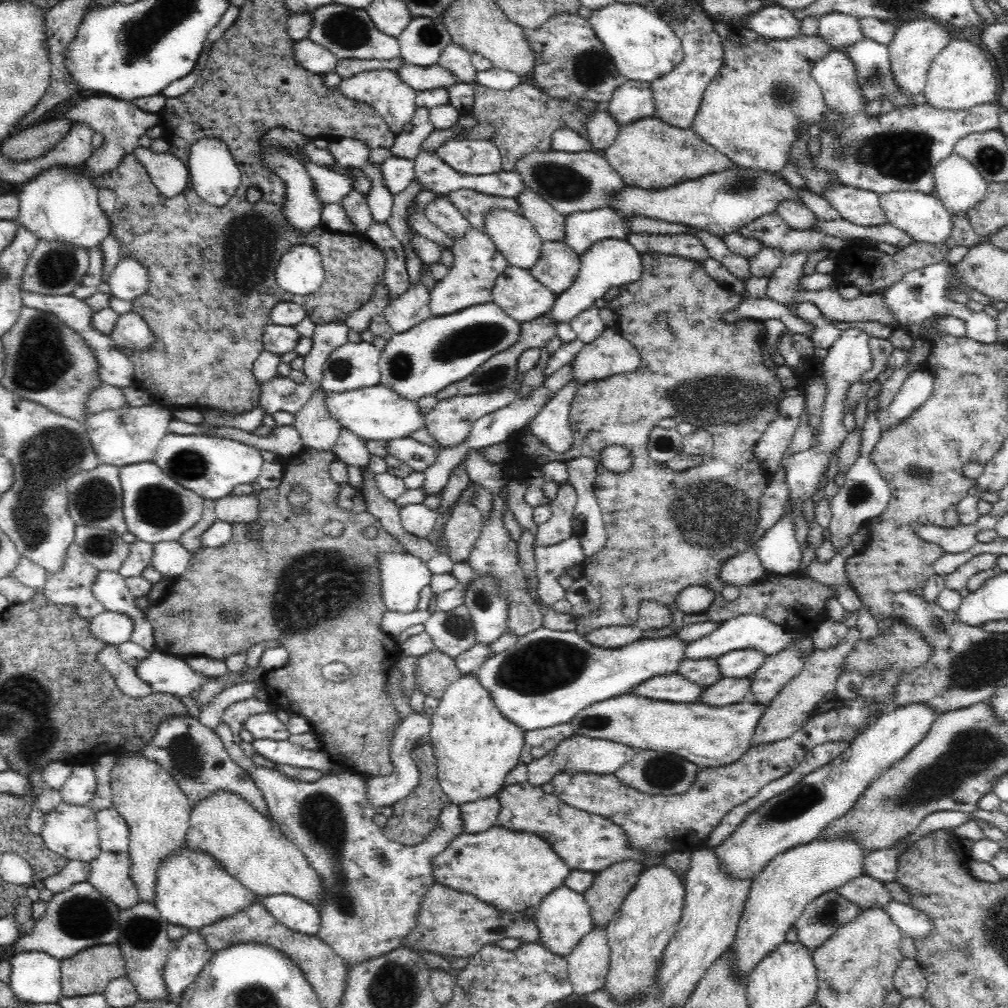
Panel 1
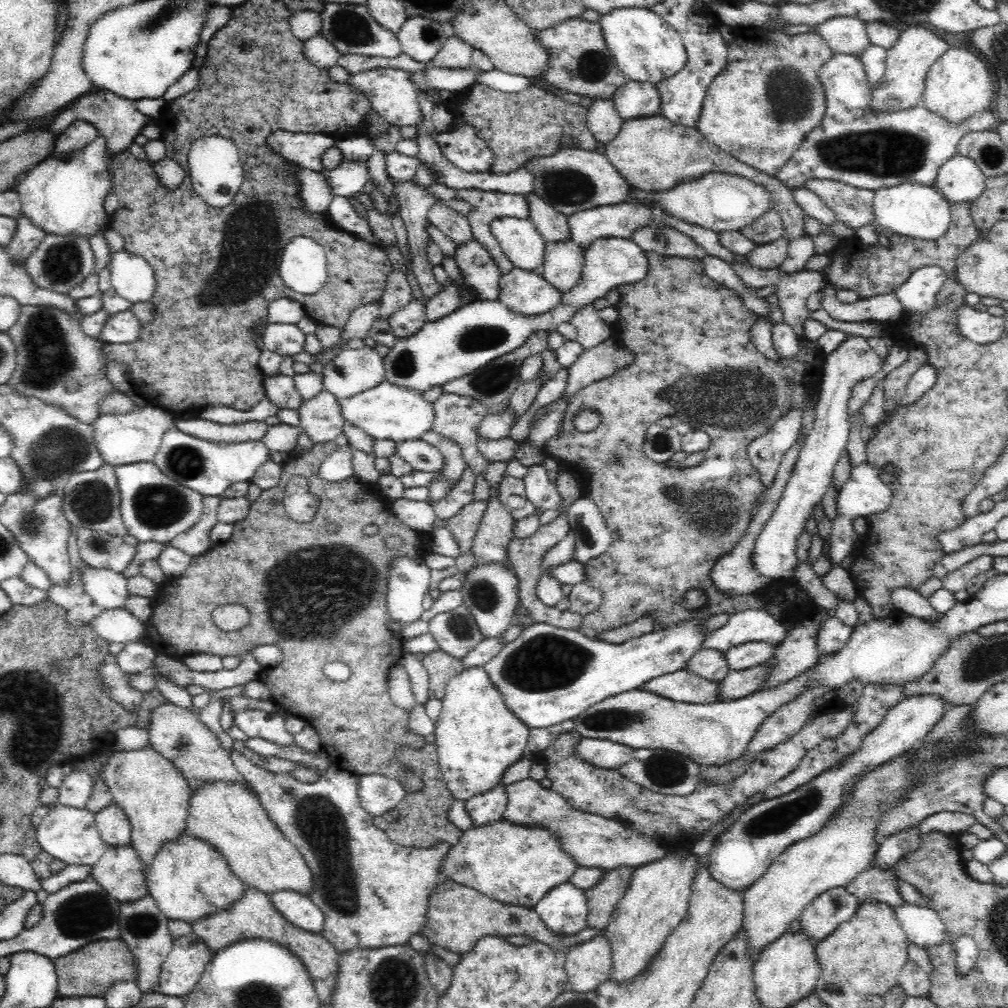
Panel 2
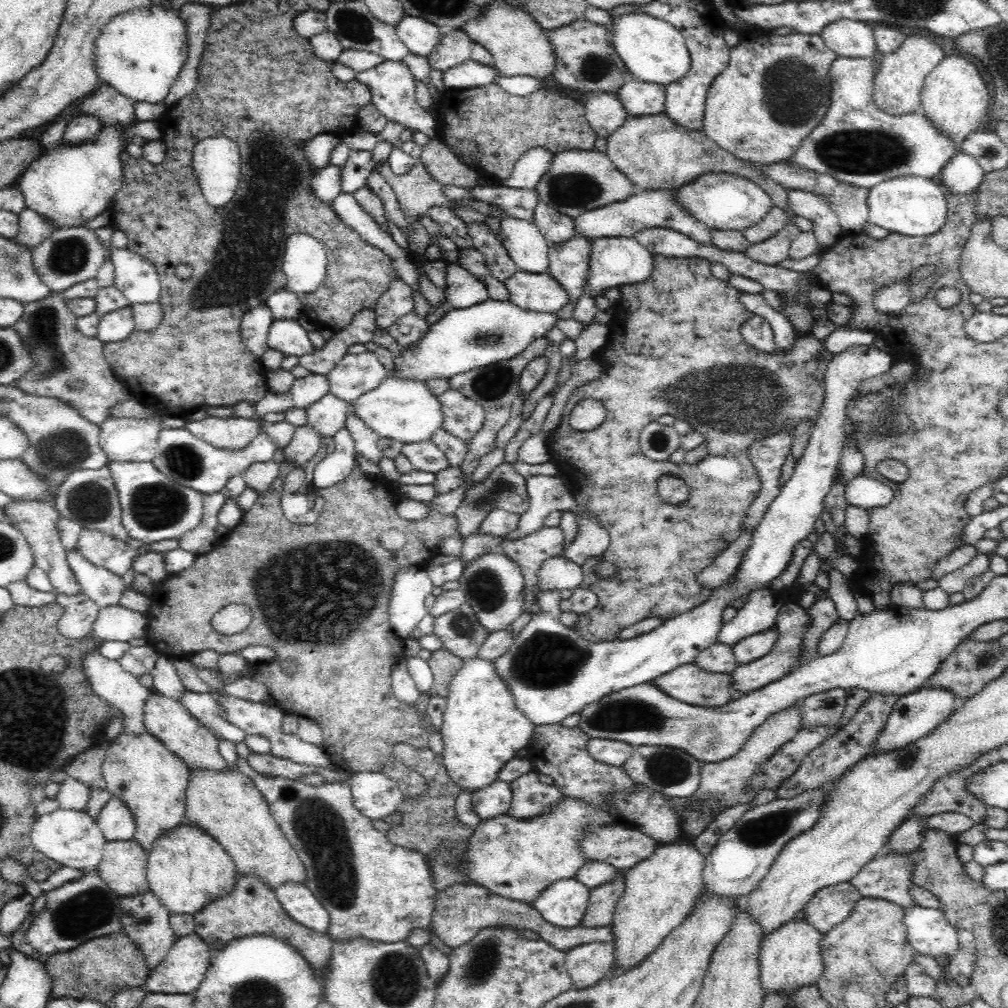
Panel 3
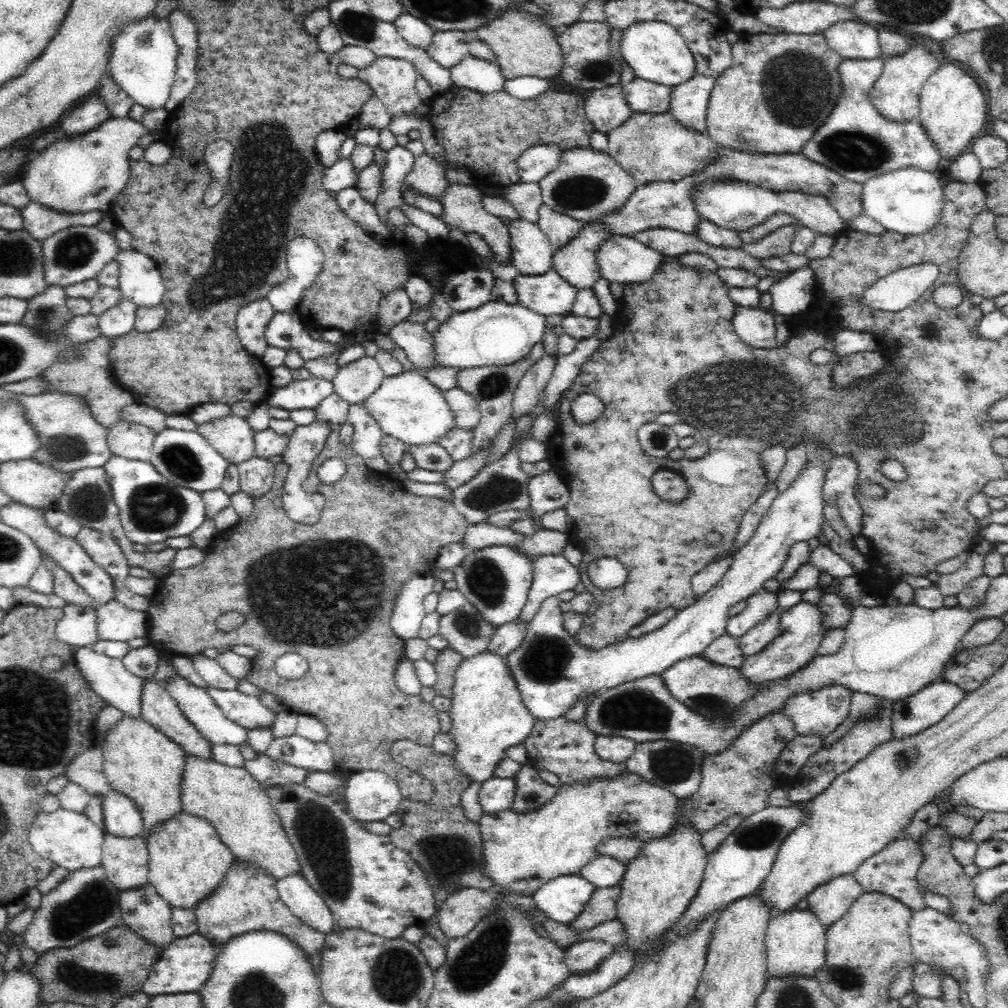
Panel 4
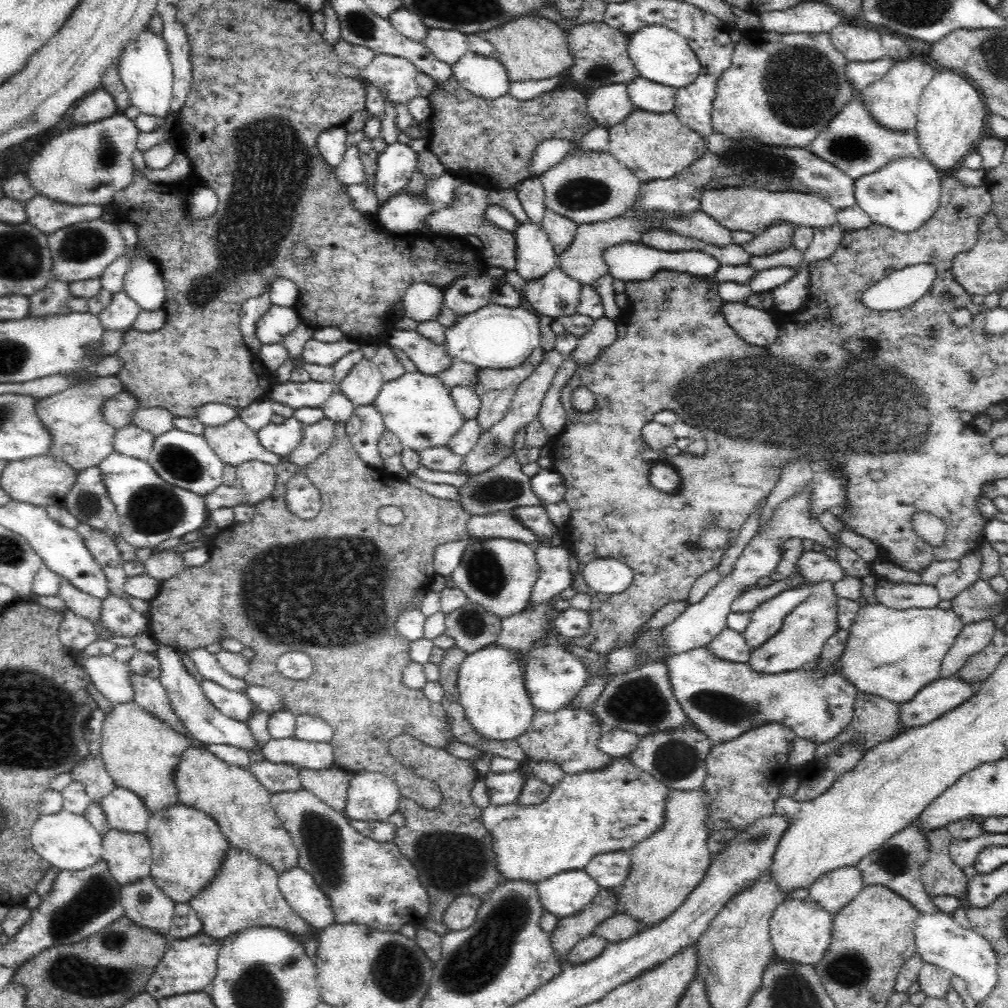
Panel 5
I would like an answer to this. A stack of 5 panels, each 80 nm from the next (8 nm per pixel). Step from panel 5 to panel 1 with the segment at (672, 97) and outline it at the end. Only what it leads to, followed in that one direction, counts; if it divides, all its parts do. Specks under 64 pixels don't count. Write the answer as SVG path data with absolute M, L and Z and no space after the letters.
M632 80L619 86L606 107L620 127L654 117L656 112L654 93L649 83Z

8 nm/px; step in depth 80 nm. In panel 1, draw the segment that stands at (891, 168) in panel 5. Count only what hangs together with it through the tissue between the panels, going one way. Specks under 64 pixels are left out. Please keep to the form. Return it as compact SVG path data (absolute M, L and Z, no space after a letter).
M894 190L894 192L888 192L888 194L880 194L878 203L880 203L882 213L886 215L886 223L893 224L894 227L912 237L913 240L940 244L950 236L951 214L932 191L926 194L921 190Z

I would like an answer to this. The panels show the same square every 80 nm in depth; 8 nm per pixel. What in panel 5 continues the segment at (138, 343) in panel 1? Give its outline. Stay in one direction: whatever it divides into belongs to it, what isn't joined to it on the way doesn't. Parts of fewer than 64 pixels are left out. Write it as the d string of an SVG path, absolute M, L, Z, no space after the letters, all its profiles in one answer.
M121 291L112 295L112 301L100 312L99 318L105 331L126 331L133 327L140 312L134 299Z

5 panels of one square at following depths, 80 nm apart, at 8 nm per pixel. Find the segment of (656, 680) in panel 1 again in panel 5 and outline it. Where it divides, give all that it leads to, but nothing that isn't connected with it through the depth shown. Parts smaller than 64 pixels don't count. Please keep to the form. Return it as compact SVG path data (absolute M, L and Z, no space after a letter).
M840 629L835 632L824 645L820 658L813 664L796 670L786 672L756 672L748 662L732 662L724 660L712 654L709 644L690 648L686 652L674 654L667 659L668 675L672 683L673 693L679 702L686 717L693 723L693 726L701 730L713 743L713 746L720 745L734 740L743 732L766 723L778 723L792 732L796 737L814 741L814 744L828 742L838 736L854 718L855 700L860 693L858 688L839 670L837 662L845 651L849 630Z

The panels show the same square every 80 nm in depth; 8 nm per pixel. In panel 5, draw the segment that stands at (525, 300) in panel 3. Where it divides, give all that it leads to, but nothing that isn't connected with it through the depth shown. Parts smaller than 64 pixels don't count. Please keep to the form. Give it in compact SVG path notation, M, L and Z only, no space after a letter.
M556 266L541 279L526 282L523 288L524 299L540 315L559 320L578 314L583 286Z

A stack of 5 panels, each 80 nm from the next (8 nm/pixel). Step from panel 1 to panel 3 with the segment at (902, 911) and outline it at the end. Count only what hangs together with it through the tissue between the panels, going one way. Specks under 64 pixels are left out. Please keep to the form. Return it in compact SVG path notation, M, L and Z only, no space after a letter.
M918 905L905 912L907 937L915 953L950 960L963 947L959 944L957 928L948 923L940 910Z

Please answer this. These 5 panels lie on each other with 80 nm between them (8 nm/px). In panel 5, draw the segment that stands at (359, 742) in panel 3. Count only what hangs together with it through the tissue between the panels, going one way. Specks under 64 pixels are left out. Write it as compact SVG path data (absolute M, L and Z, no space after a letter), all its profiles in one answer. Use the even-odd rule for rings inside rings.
M337 422L335 424L336 440L332 442L332 446L328 448L324 454L320 454L318 458L308 462L308 464L296 466L288 460L281 460L274 465L276 475L275 489L270 496L255 504L255 513L249 521L234 524L228 528L215 534L214 538L208 544L211 551L211 557L206 564L199 567L188 567L184 572L180 572L176 578L168 580L161 584L158 594L149 601L151 606L151 617L149 618L149 631L152 638L160 645L167 644L181 650L194 650L194 648L205 648L206 644L214 644L220 642L220 636L233 636L239 640L244 646L254 650L254 656L249 662L249 671L245 676L248 685L258 684L258 686L267 686L270 690L274 690L279 696L283 708L290 711L294 716L309 714L320 716L333 728L334 737L331 740L331 746L334 748L332 756L332 766L348 771L352 774L376 773L384 774L391 778L397 784L398 791L403 801L413 802L417 807L425 810L437 811L444 800L444 795L440 788L429 779L421 779L420 777L409 772L404 766L398 764L397 760L390 754L389 744L395 735L412 735L428 746L435 748L446 748L449 746L455 736L452 734L450 722L444 707L429 699L423 689L412 690L402 682L403 668L406 668L413 660L409 655L410 641L404 638L398 631L395 622L398 620L400 613L409 611L410 609L420 609L422 598L433 582L436 575L432 564L434 550L440 545L456 542L466 539L469 536L467 531L471 514L466 512L458 501L440 500L439 498L430 496L427 492L414 488L405 479L395 478L384 468L378 468L366 464L356 453L351 442L350 436L346 435L345 422ZM302 473L302 476L308 477L308 480L318 489L320 493L320 510L312 520L304 520L298 518L293 512L290 512L286 502L286 483L296 474ZM392 504L397 506L405 514L405 519L397 527L384 526L378 521L378 508ZM292 650L302 650L306 652L312 662L314 662L314 672L312 676L304 680L290 680L280 674L277 667L277 658L285 652Z

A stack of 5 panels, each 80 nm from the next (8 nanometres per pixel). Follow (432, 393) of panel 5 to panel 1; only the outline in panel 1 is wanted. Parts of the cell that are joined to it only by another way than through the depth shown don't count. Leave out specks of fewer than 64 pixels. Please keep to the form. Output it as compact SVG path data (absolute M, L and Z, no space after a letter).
M382 383L343 393L327 393L325 405L343 429L366 441L383 440L391 443L400 438L410 438L414 432L426 428L426 414L420 412L417 400L402 398Z

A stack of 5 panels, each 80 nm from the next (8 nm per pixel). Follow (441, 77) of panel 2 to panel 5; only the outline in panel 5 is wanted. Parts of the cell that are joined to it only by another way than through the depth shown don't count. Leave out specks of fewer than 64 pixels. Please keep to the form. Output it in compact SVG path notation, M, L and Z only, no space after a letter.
M468 51L453 64L453 76L471 94L483 100L498 100L510 92L506 68L497 58Z

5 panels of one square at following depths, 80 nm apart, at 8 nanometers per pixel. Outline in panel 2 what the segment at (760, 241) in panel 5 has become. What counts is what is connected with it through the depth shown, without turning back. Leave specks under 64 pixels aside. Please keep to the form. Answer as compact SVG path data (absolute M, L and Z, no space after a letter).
M661 114L630 119L624 121L618 134L605 144L604 154L617 171L629 181L633 189L647 193L661 193L676 188L683 182L690 182L713 172L740 175L753 180L756 184L761 184L769 192L772 206L783 220L784 232L782 236L770 242L756 245L746 254L745 259L754 268L762 270L780 268L786 260L789 244L805 234L804 221L802 221L805 216L804 211L796 205L792 191L785 184L775 176L739 162L737 158L710 142L697 128L676 124Z

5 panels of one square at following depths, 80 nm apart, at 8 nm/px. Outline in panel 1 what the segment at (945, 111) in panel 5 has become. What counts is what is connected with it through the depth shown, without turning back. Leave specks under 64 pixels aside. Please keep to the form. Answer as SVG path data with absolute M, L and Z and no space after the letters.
M952 39L931 62L923 96L931 107L958 112L981 104L995 103L998 84L980 45Z

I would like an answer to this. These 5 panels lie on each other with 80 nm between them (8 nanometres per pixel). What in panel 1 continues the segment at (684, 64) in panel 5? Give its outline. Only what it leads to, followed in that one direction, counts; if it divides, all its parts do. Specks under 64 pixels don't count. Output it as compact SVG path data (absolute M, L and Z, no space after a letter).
M613 2L595 10L589 21L619 73L627 80L651 83L682 62L684 53L680 38L652 6Z

